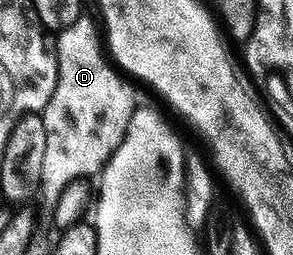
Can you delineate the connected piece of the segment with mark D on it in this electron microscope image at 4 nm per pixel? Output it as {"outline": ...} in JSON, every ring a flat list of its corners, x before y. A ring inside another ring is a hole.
{"outline":[[82,17,78,21,74,21,74,23,66,29,57,32,54,39,54,50,56,53,56,60,58,61,58,81,55,83,54,93,51,94,50,101,42,112,44,124,46,125,46,148,45,156,42,157,42,173,40,174,40,181,38,184,38,195,41,195,43,203,47,206,46,209,50,211,55,209,58,198,62,195,62,189,64,189,66,185,77,182,81,177,88,177,84,175,92,175,95,171,97,174,97,172,103,168,104,164,107,163,108,158,118,149,118,145,122,145,122,141,126,137,126,125,130,125,130,117,134,117,134,113,138,106,136,91,131,87,133,84,110,62,109,56,106,54,105,44,102,42,101,28,98,26,97,20,95,18,93,19,94,20,88,19,88,17]]}

